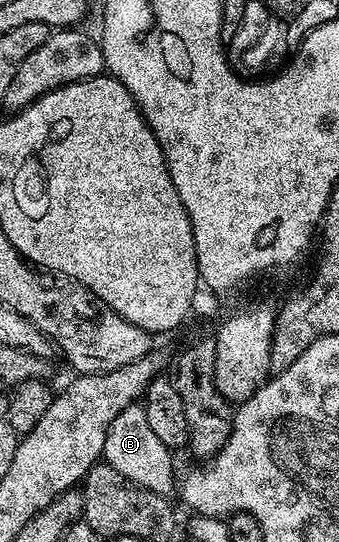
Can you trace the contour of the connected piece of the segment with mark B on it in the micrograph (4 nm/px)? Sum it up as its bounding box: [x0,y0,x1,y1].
[102,403,176,497]

